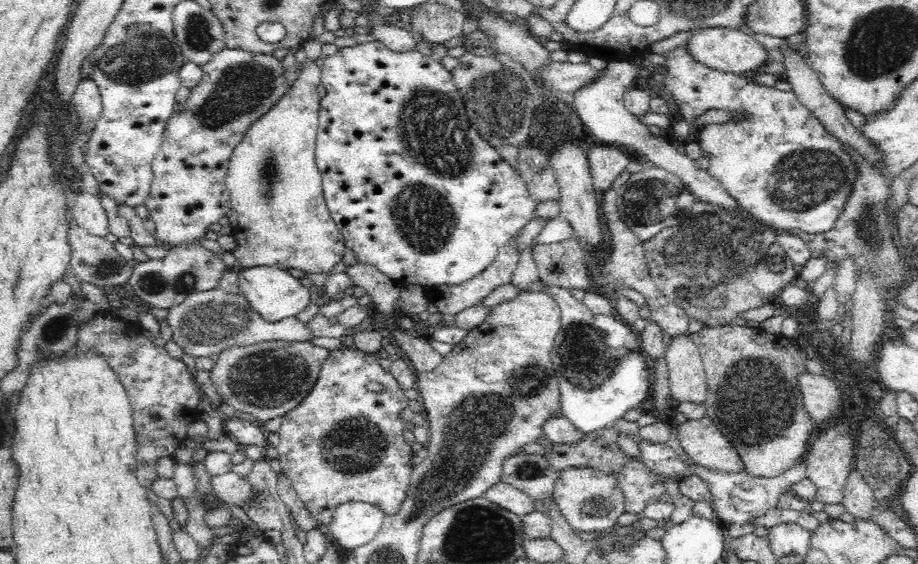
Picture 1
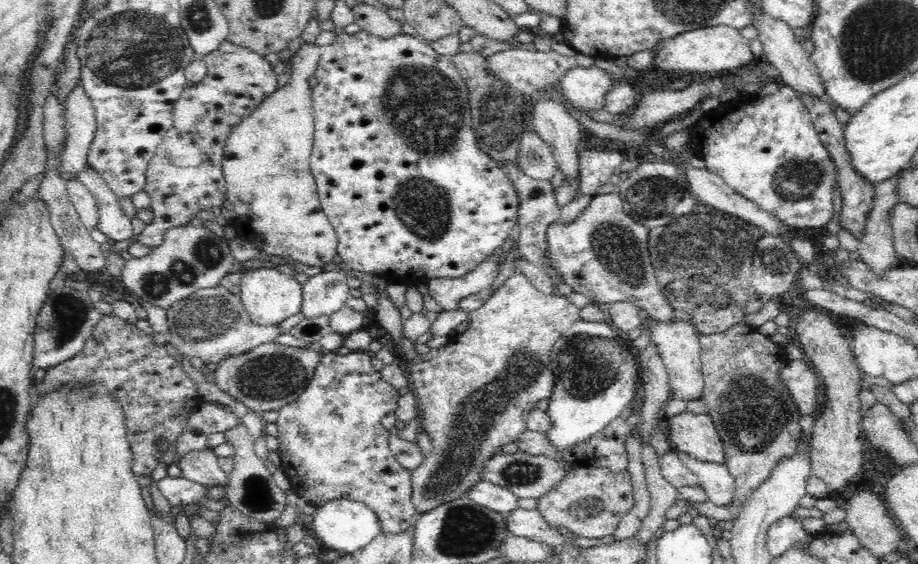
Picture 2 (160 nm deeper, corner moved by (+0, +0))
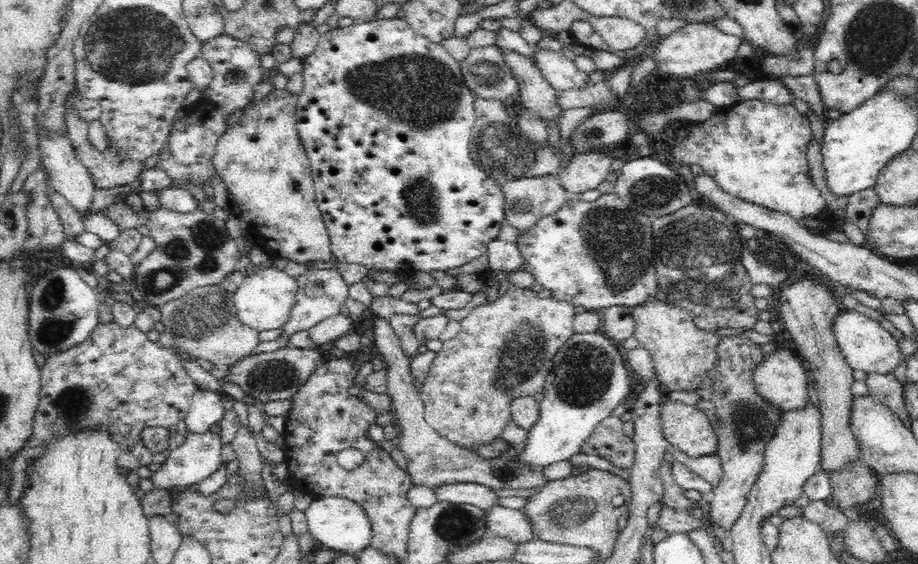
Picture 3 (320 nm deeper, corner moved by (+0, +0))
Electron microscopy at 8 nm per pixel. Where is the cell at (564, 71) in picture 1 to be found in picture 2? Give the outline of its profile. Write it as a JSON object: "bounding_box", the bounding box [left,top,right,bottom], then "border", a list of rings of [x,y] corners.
{"bounding_box":[486,48,578,97],"border":[[[512,48],[486,57],[486,60],[489,72],[496,74],[495,76],[503,80],[512,90],[526,97],[532,97],[538,91],[545,91],[549,86],[558,86],[562,75],[578,66],[575,57],[564,56],[553,50],[541,52],[536,49],[530,51],[530,49]]]}

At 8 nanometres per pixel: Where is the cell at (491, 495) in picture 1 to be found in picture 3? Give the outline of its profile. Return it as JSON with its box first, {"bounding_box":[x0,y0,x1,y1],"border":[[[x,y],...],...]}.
{"bounding_box":[435,483,498,511],"border":[[[452,483],[435,488],[435,495],[440,502],[453,502],[454,504],[473,504],[485,511],[498,505],[498,495],[490,487],[481,484]]]}

